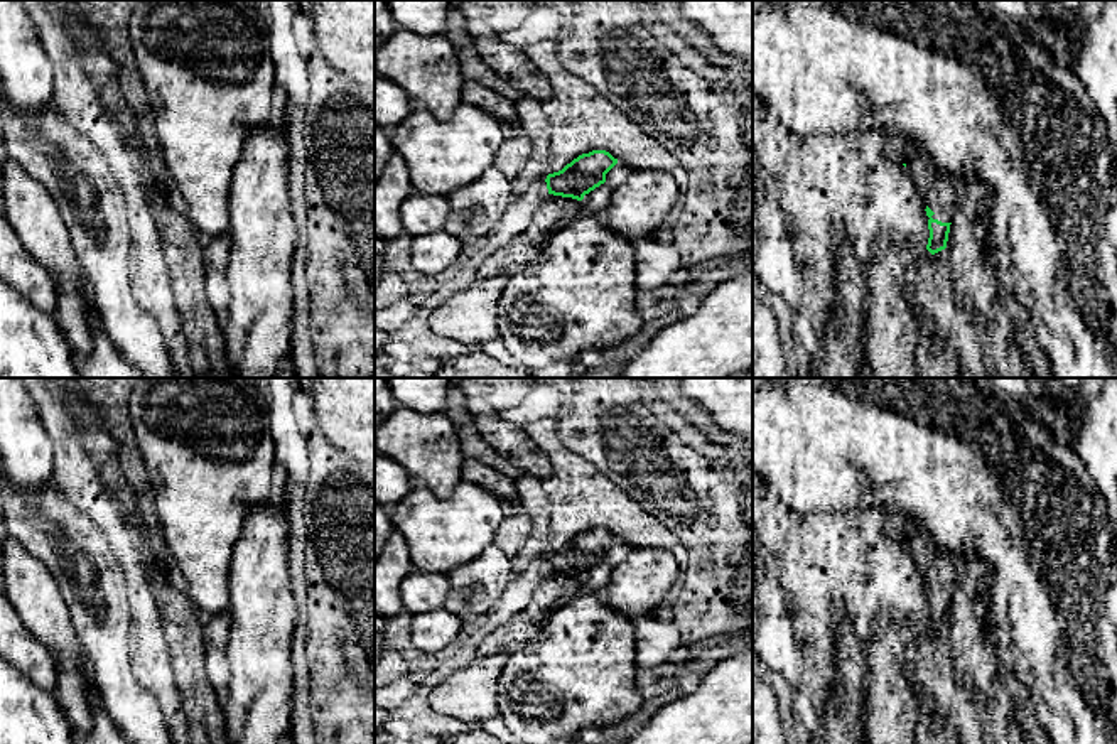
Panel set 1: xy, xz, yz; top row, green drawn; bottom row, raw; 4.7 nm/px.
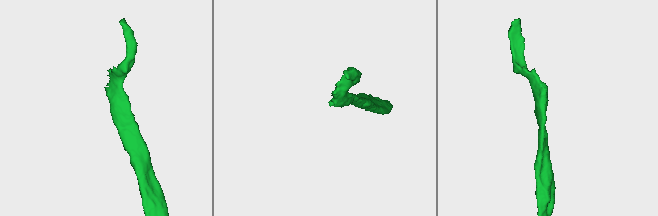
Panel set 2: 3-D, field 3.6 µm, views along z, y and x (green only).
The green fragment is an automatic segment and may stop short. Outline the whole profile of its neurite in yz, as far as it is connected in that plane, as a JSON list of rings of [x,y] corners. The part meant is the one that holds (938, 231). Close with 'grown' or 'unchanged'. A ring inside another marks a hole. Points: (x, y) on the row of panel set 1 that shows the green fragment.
[[[886,137],[884,155],[909,170],[926,206],[930,229],[926,250],[931,255],[945,250],[958,201],[958,181],[940,175],[928,157],[906,137]]]; grown

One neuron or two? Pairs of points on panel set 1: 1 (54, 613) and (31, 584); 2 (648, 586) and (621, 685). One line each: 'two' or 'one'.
1: one
2: two

